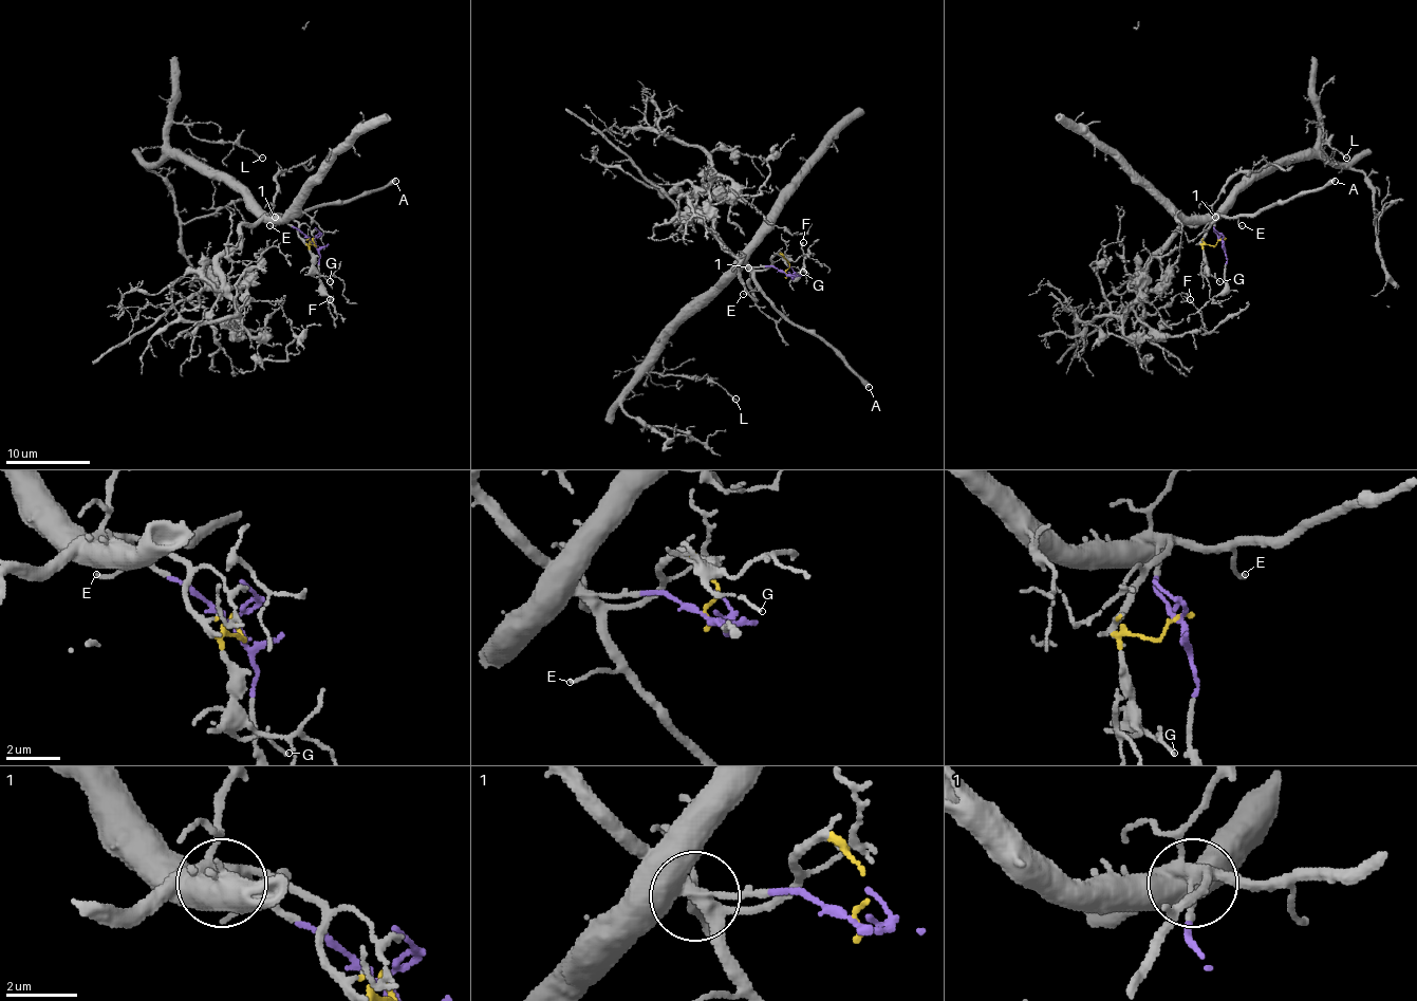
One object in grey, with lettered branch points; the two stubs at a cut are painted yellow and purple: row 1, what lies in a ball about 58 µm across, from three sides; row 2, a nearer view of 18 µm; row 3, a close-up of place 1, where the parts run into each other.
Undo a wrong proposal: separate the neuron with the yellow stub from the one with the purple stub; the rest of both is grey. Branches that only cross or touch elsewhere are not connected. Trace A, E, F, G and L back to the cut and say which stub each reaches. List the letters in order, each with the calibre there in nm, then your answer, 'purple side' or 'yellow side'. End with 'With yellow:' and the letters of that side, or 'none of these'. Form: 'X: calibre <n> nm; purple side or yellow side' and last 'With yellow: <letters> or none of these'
A: calibre 440 nm; yellow side
E: calibre 100 nm; yellow side
F: calibre 130 nm; purple side
G: calibre 110 nm; yellow side
L: calibre 170 nm; purple side
With yellow: A, E, G

